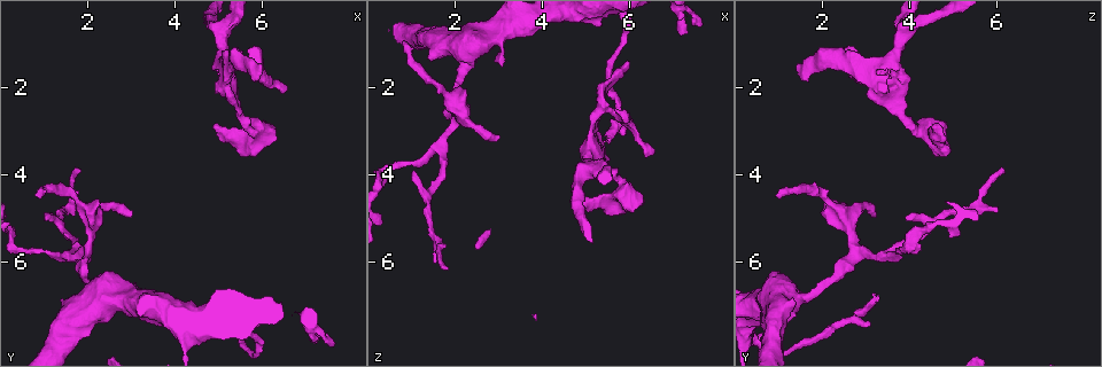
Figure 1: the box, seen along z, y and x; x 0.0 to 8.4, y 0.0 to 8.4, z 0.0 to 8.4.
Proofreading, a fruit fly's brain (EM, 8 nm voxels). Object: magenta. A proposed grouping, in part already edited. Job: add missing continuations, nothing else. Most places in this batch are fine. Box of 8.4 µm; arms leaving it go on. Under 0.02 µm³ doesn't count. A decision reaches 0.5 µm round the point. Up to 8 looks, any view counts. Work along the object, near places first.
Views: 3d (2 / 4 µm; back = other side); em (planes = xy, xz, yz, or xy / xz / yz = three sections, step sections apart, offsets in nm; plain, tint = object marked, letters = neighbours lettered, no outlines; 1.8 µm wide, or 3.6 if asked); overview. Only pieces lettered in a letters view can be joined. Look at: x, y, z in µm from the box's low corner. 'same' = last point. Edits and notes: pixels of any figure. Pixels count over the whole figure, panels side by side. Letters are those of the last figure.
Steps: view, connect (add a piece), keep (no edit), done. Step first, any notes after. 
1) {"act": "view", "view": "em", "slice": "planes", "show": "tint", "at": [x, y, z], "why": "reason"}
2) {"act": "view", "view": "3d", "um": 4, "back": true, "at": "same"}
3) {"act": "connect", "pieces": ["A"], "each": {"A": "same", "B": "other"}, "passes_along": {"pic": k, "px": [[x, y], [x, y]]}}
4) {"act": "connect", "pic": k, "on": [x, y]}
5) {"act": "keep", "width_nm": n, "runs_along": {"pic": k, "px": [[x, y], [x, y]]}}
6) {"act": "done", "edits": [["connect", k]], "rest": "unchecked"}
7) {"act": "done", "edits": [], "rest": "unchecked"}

{"act": "view", "view": "3d", "um": 4, "at": [1.45, 6.85, 1.30], "why": "stops while still wide"}

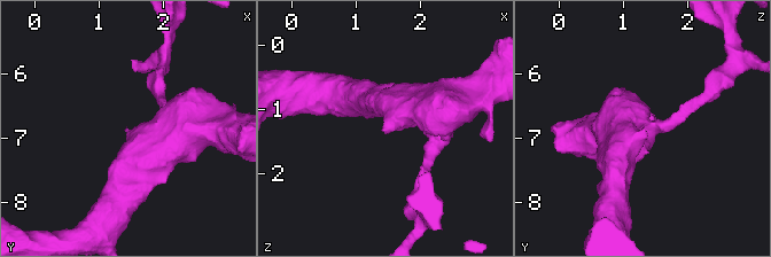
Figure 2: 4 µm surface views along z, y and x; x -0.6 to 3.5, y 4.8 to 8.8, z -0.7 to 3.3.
{"act": "view", "view": "em", "slice": "planes", "show": "plain", "at": [1.40, 6.85, 1.35]}

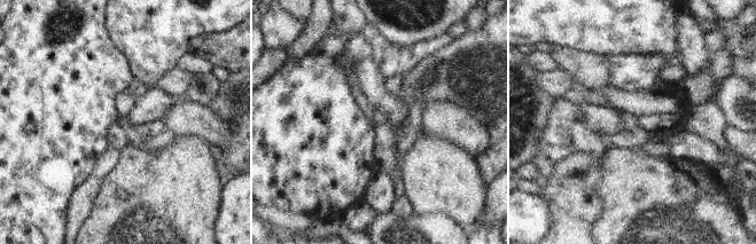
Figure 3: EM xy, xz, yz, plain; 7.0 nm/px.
{"act": "view", "view": "em", "slice": "planes", "show": "letters", "at": "same"}

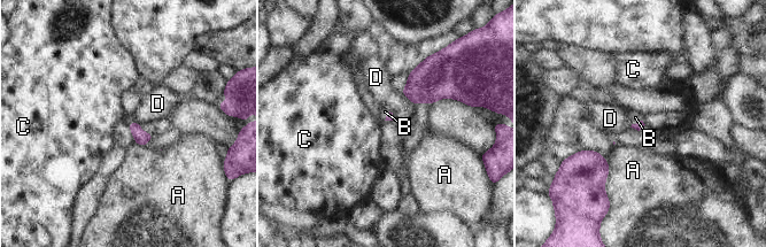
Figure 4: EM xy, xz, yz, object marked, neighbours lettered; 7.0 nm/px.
{"act": "connect", "pieces": ["B"], "each": {"A": "other", "B": "same", "C": "other", "D": "other"}, "found": "it goes on there"}

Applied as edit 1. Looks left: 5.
{"act": "view", "view": "em", "um": 3.6, "slice": "xz", "step": 8, "show": "letters", "at": [6.00, 1.60, 1.45], "why": "branch stops here"}

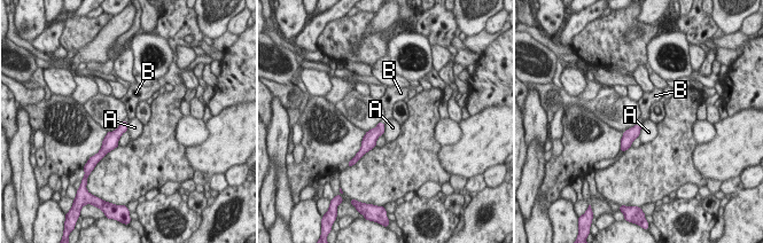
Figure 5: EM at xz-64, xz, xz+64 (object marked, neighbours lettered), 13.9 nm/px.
{"act": "view", "view": "em", "um": 3.6, "slice": "xy", "step": 8, "show": "letters", "at": "same", "why": "cut it another way"}

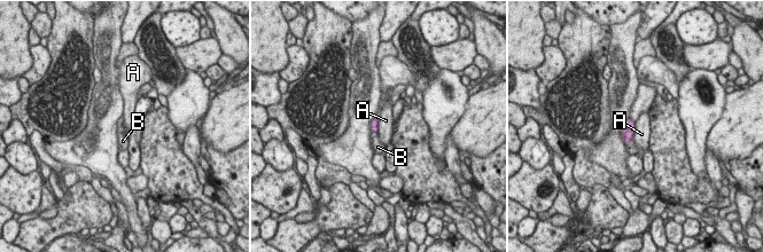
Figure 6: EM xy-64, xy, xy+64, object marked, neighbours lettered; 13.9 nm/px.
{"act": "connect", "pieces": ["B"], "width_nm": 120, "each": {"A": "other", "B": "same"}, "passes_along": {"pic": 6, "px": [[628, 131], [629, 140], [631, 148]]}, "found": "the cell continues"}

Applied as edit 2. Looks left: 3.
{"act": "view", "view": "overview"}

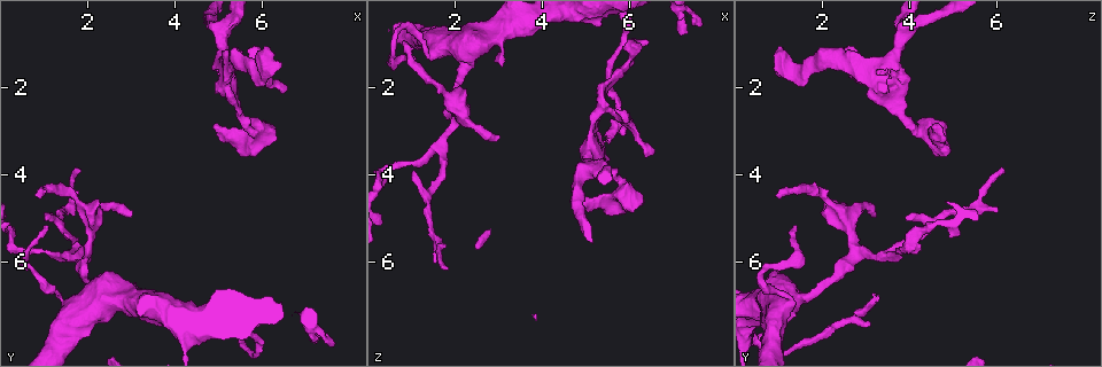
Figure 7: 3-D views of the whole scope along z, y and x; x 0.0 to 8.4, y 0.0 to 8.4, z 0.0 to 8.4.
{"act": "view", "view": "em", "slice": "planes", "show": "letters", "at": [6.60, 2.00, 3.50], "why": "branch stops here"}

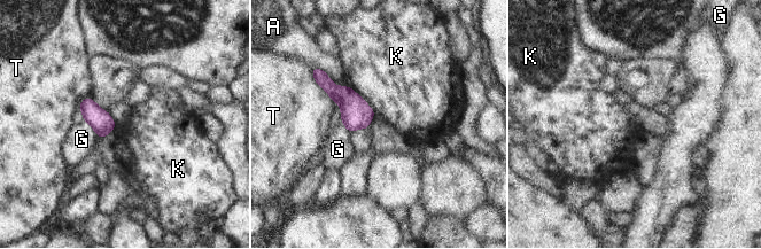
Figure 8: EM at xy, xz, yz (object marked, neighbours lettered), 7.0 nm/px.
{"act": "keep", "each": {"A": "other", "G": "other", "K": "other", "T": "other"}, "border": {"pic": 8, "px": [[346, 85], [375, 114]]}, "found": "no lettered piece goes on from it"}

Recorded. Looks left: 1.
{"act": "done", "edits": [["connect", 4], ["connect", 6]], "rest": "unchecked"}

